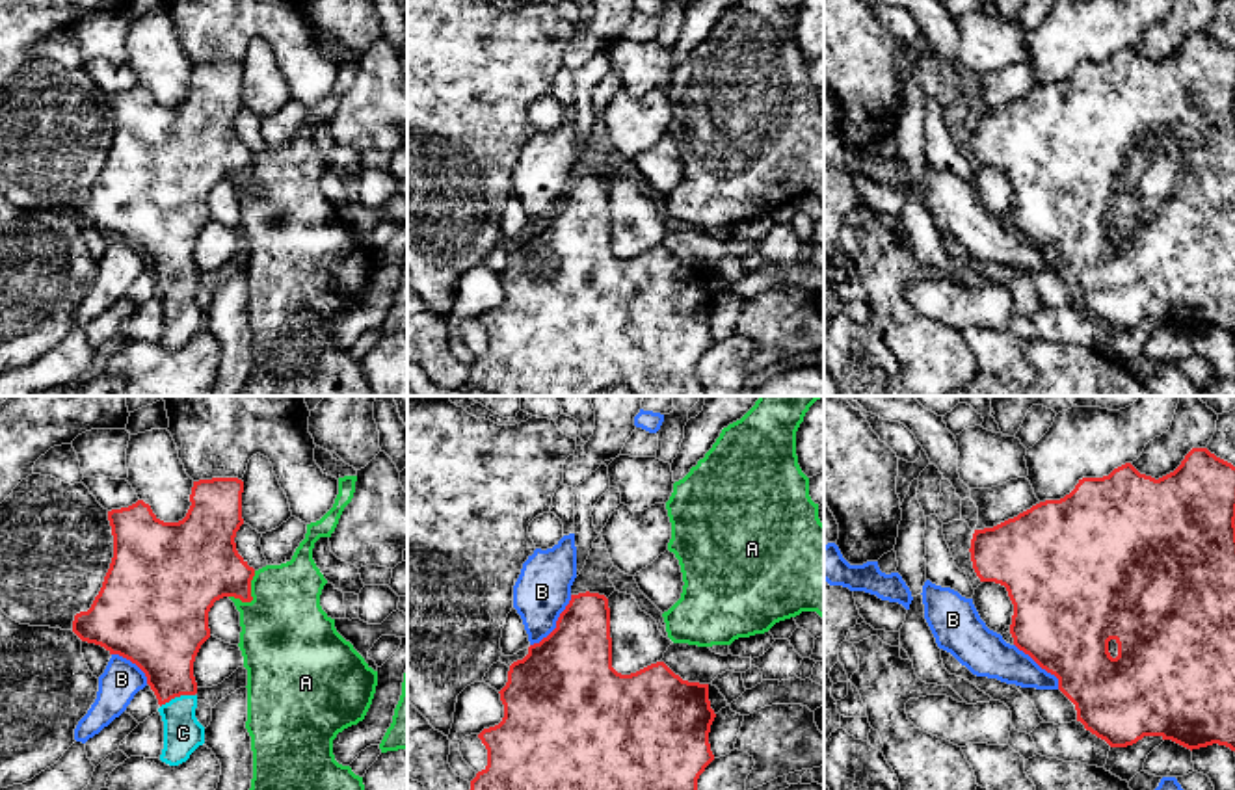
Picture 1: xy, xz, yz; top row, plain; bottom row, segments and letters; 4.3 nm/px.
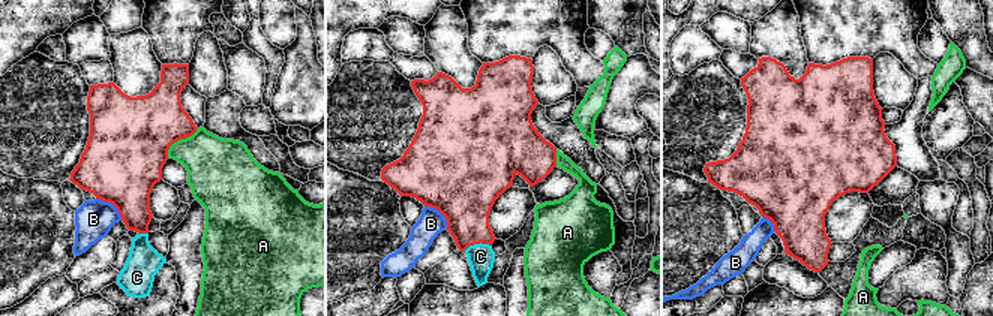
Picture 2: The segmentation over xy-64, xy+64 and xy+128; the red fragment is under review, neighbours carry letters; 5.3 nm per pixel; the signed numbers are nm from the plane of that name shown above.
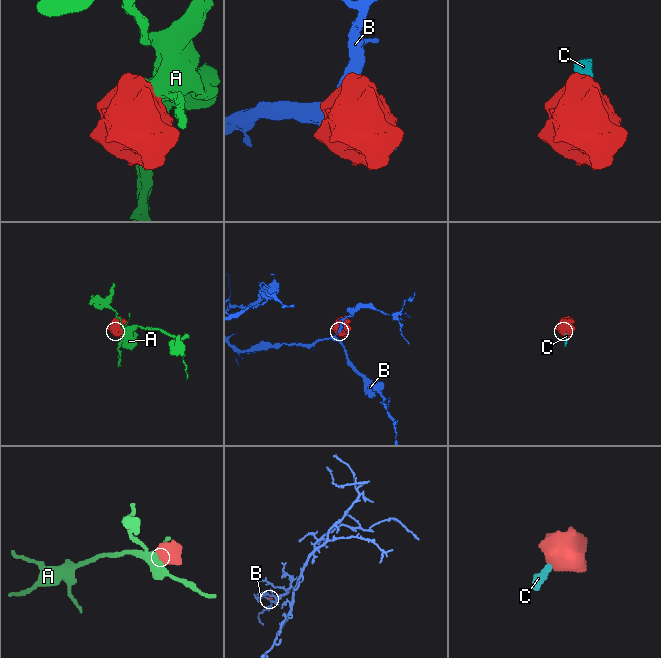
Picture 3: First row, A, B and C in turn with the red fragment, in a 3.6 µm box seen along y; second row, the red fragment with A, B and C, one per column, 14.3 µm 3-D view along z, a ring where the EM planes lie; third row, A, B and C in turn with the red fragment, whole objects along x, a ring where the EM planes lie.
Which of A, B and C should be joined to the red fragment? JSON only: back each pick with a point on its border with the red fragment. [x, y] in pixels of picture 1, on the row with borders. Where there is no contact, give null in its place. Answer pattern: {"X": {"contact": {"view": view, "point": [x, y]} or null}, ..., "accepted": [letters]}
{"C": {"contact": {"view": "xy", "point": [177, 696]}}, "accepted": ["C"]}

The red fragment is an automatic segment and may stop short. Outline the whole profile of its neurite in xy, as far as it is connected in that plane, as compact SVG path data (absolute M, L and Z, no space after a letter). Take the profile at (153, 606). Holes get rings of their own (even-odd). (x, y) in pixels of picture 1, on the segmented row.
M238 478L193 481L192 506L179 522L160 520L143 500L108 511L113 558L91 608L76 613L73 621L73 632L82 641L104 647L145 673L164 721L160 760L169 766L186 762L205 744L205 727L195 718L193 662L210 638L210 608L223 597L253 600L255 569L238 554L234 543L244 524L242 493L244 481Z

